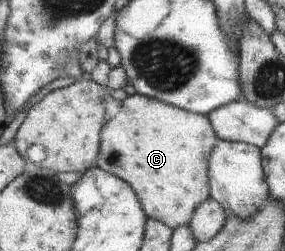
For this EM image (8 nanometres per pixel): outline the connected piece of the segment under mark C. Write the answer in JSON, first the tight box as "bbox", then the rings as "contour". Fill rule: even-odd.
{"bbox":[95,95,220,230],"contour":[[[129,95],[120,111],[101,131],[100,157],[95,166],[125,179],[140,198],[149,219],[158,220],[173,230],[186,227],[196,210],[211,198],[210,157],[220,138],[208,115],[183,110],[145,95]]]}

